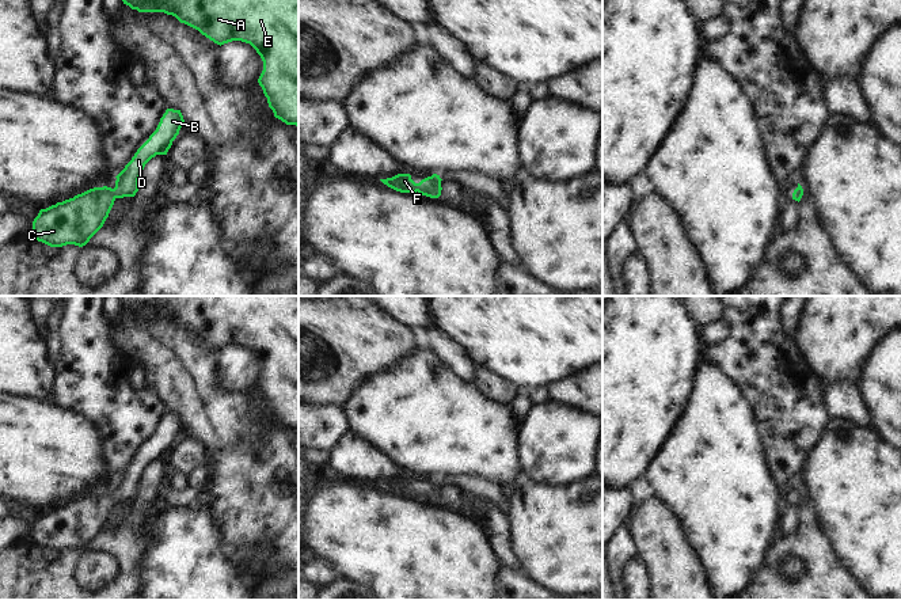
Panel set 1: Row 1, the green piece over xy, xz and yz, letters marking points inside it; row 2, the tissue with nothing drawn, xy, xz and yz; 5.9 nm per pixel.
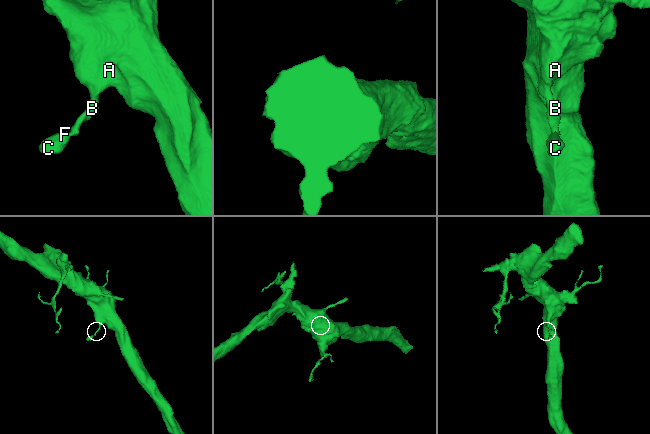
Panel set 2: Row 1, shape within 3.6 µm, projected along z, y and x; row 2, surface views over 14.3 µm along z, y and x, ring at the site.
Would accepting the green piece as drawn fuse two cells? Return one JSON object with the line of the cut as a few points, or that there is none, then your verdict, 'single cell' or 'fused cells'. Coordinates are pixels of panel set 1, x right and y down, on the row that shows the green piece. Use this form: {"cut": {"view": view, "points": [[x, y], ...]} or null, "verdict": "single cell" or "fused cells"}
{"cut": null, "verdict": "single cell"}

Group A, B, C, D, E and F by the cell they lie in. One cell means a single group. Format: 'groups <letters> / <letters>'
groups A B C D E F

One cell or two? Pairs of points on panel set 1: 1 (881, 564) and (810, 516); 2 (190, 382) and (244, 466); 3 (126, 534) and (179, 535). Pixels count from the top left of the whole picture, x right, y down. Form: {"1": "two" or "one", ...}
{"1": "two", "2": "one", "3": "two"}

